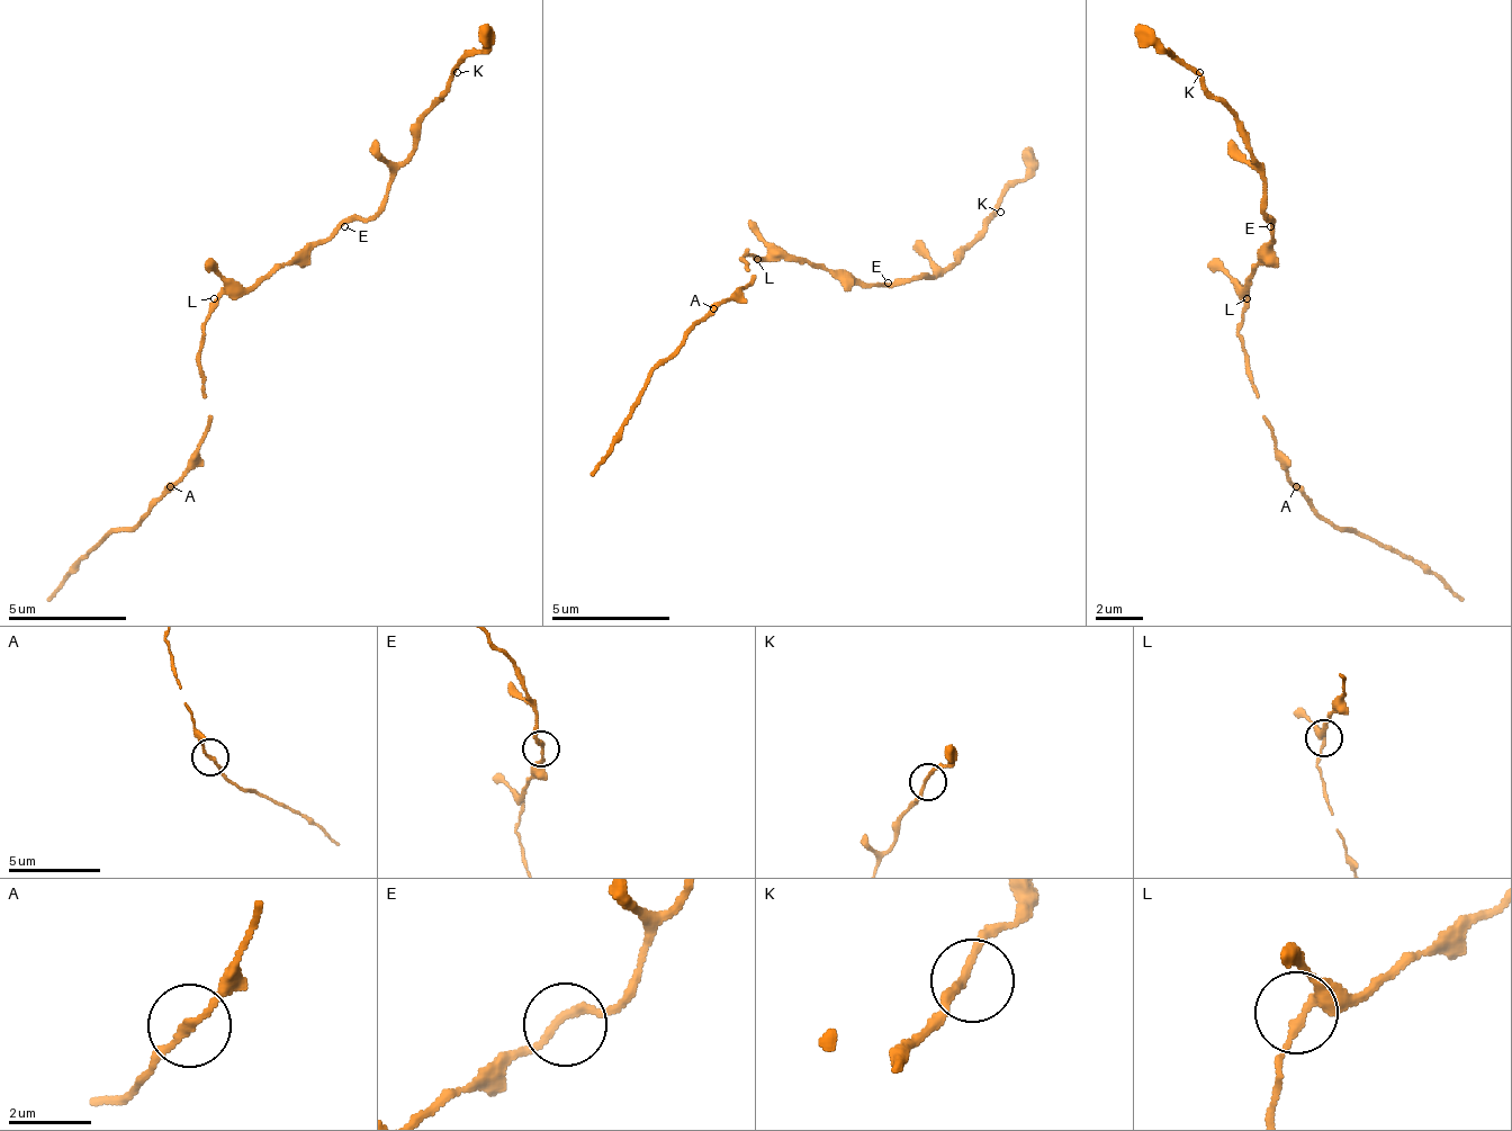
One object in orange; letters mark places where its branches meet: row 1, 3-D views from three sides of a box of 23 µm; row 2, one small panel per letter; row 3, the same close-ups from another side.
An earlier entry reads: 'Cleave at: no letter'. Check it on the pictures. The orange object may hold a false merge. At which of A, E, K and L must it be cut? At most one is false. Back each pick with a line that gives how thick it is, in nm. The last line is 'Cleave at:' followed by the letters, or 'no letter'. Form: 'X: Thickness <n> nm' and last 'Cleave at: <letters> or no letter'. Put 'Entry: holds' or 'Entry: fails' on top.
Entry: holds
Cleave at: no letter

